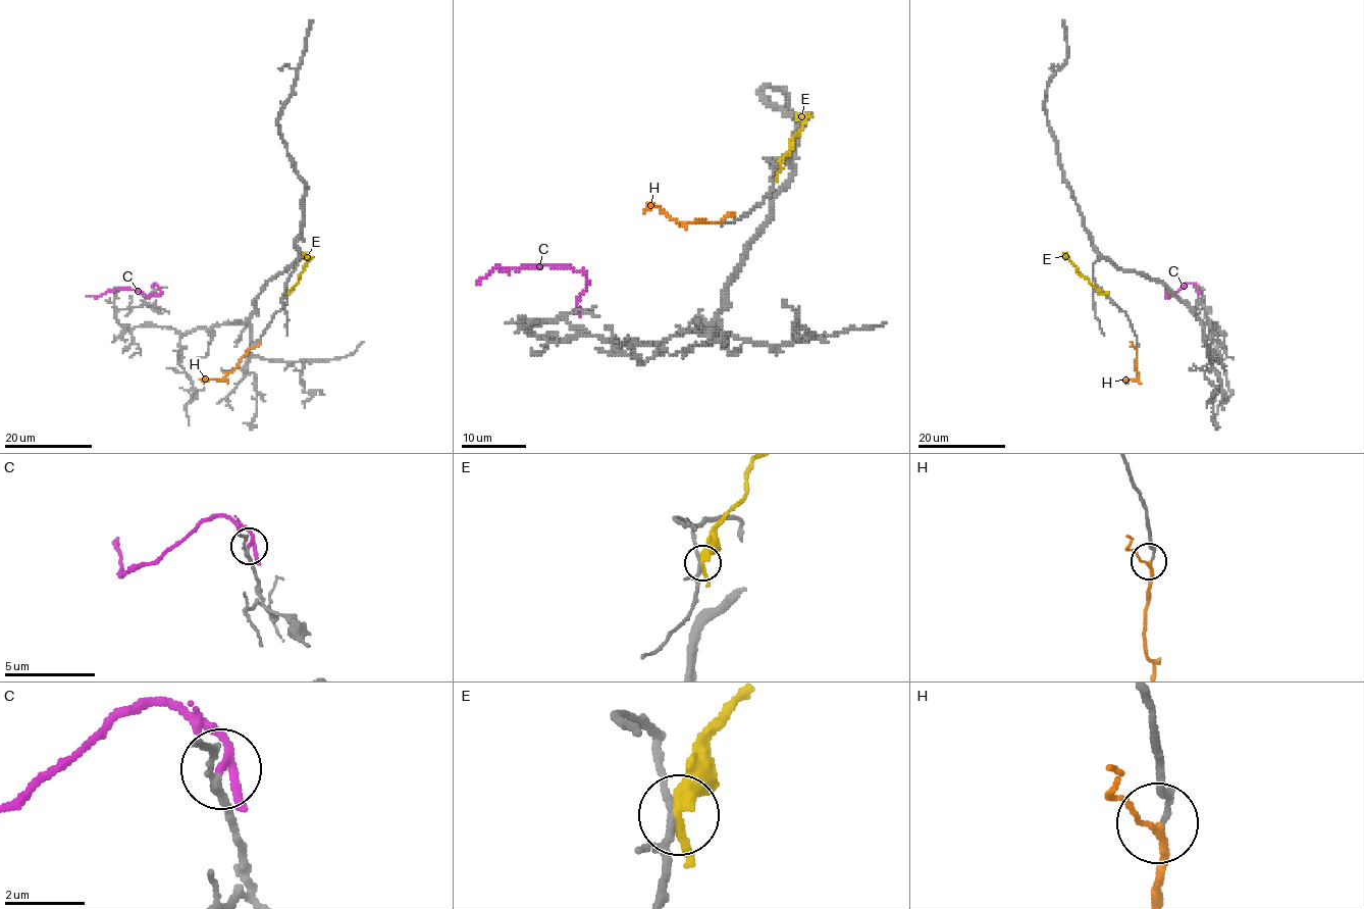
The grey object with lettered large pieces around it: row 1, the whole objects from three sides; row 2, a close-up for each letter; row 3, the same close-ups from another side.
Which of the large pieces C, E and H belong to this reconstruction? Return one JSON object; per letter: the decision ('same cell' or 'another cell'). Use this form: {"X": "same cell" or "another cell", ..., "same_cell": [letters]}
{"C": "another cell", "E": "another cell", "H": "same cell", "same_cell": ["H"]}

